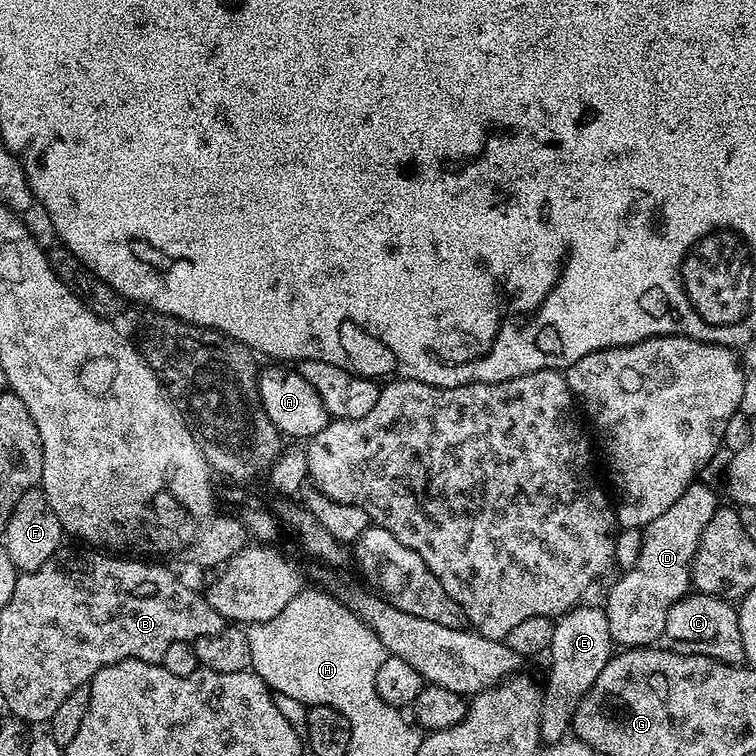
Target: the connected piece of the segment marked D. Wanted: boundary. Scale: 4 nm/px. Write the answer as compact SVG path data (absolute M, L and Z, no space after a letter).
M693 482L643 533L636 564L608 592L608 629L620 646L652 646L664 636L664 624L670 610L692 588L692 563L702 534L718 507L716 492L708 484Z

